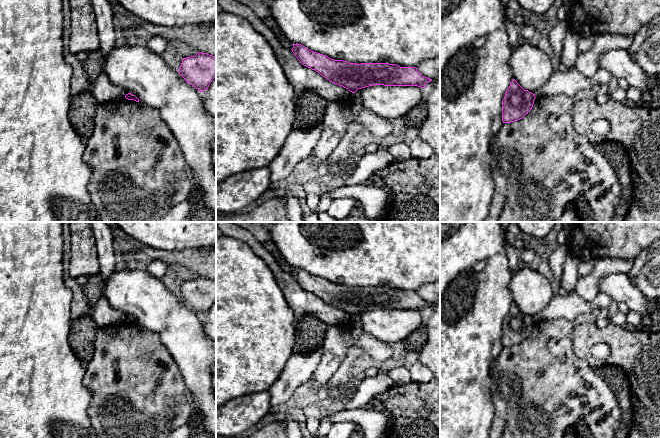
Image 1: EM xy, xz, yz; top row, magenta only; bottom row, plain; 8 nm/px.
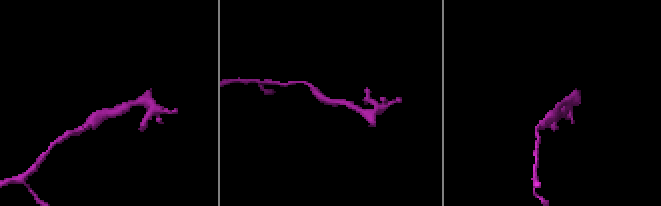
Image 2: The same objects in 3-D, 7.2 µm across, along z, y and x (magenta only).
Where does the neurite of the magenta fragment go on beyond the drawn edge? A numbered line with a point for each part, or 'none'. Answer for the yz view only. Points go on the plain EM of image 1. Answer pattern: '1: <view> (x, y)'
none

